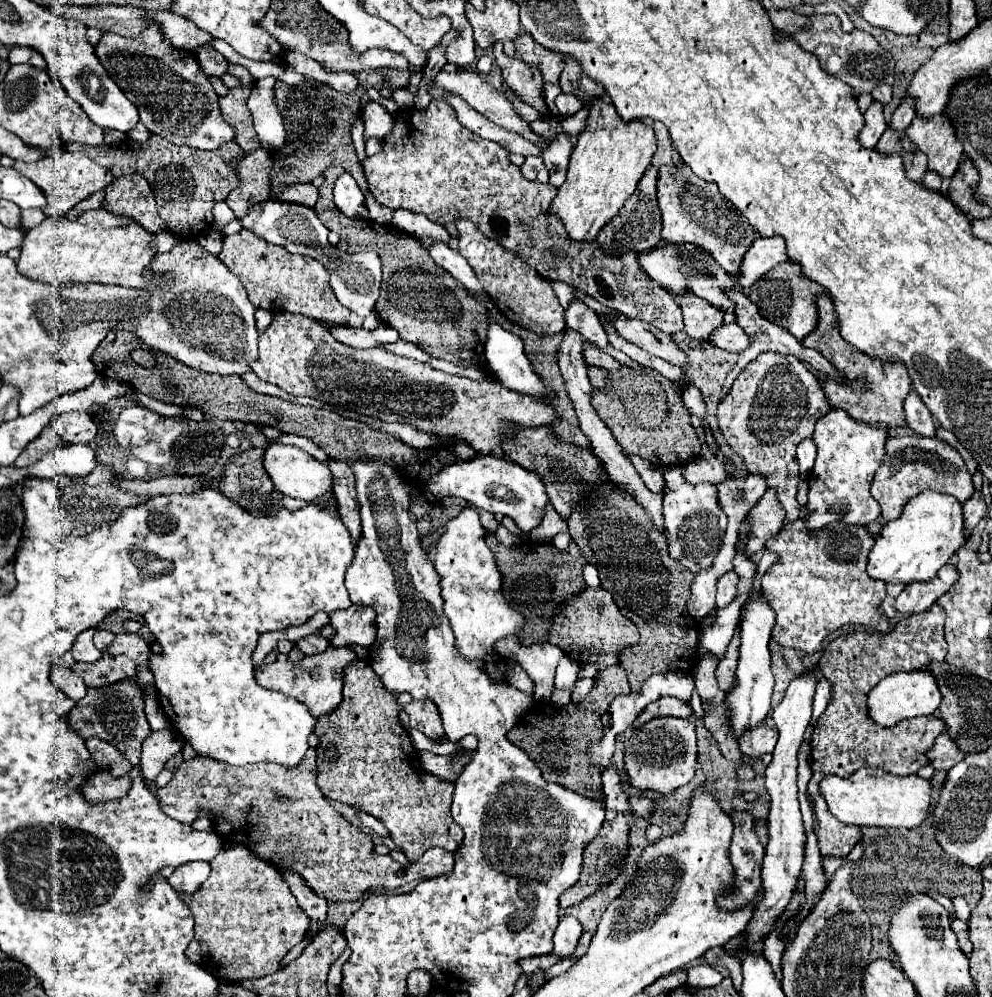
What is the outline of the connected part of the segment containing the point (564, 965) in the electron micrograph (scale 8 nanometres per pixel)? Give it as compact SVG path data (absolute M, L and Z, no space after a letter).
M563 959L550 967L549 969L545 970L545 979L549 981L553 977L557 977L559 975L564 974L567 972L571 966L573 966L577 962L577 959Z

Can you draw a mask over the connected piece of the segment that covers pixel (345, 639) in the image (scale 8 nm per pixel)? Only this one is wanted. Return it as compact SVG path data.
M351 605L343 611L333 611L331 625L335 627L335 637L331 645L361 645L371 647L377 639L377 625L375 625L375 611L371 607Z

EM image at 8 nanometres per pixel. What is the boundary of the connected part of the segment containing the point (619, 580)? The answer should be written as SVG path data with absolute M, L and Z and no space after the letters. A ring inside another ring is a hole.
M599 483L597 489L587 499L579 501L571 509L571 513L567 517L567 525L569 525L571 539L579 545L585 559L597 567L601 587L613 595L621 613L627 619L631 619L639 629L639 641L619 653L619 665L627 671L631 689L637 691L655 673L687 671L687 669L693 671L693 667L697 663L695 661L697 659L697 637L699 637L701 625L687 611L687 601L691 597L693 573L669 557L669 551L665 545L665 535L661 531L657 531L655 523L645 513L645 509L633 499L633 495L623 491L617 483L615 483L615 487L617 489L609 489L607 485Z

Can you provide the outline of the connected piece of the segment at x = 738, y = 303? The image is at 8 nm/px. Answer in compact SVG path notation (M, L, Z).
M725 291L725 293L727 293L727 297L733 301L733 305L735 305L735 315L737 315L737 325L739 325L741 329L745 329L745 333L747 333L749 339L751 339L751 345L749 345L749 349L745 349L745 351L739 355L739 361L737 361L735 367L728 373L723 384L720 402L723 401L726 395L730 392L734 380L743 370L743 367L745 367L749 361L753 361L753 359L755 359L759 353L763 353L763 351L775 351L775 353L781 353L781 355L795 355L799 361L809 363L815 371L831 373L831 377L843 379L843 377L839 377L839 373L833 369L833 365L827 365L825 357L821 357L821 355L819 355L817 351L813 351L813 349L805 349L805 347L803 347L803 345L801 345L801 343L799 343L787 329L783 329L783 327L779 327L779 325L767 321L765 317L761 317L761 315L759 315L759 309L749 301L747 295L737 293L737 291Z

